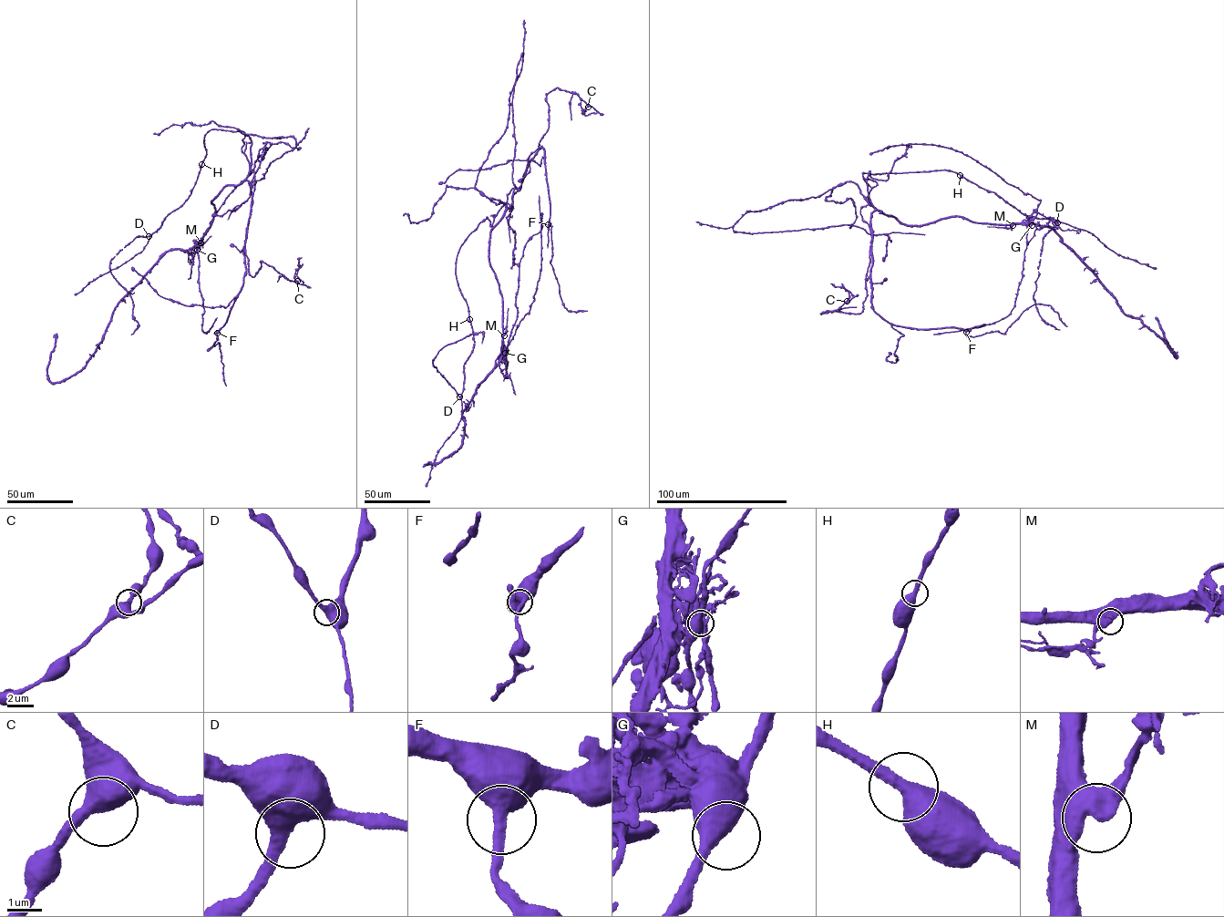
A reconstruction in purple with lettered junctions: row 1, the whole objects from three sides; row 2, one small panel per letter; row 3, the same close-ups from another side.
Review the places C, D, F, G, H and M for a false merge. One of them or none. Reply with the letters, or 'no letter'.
no letter

